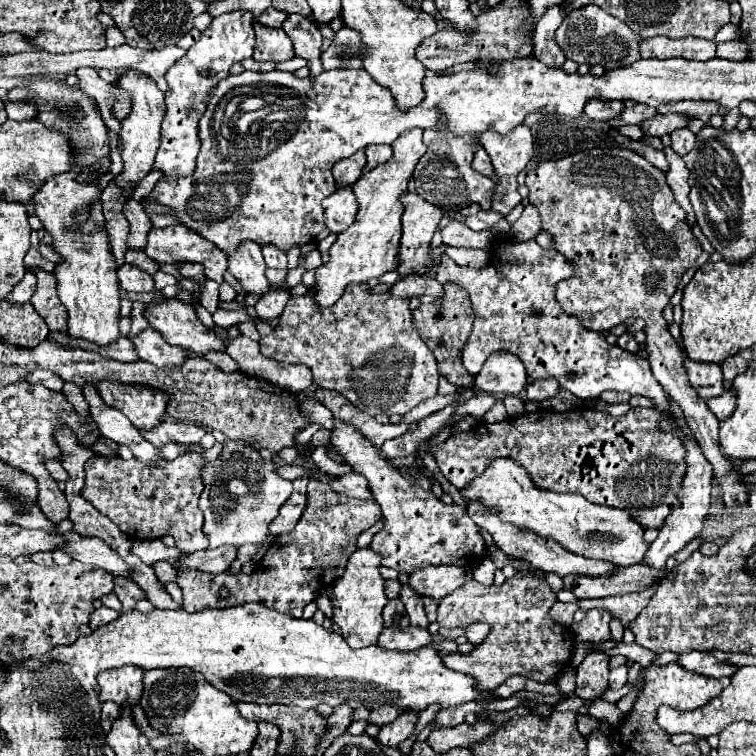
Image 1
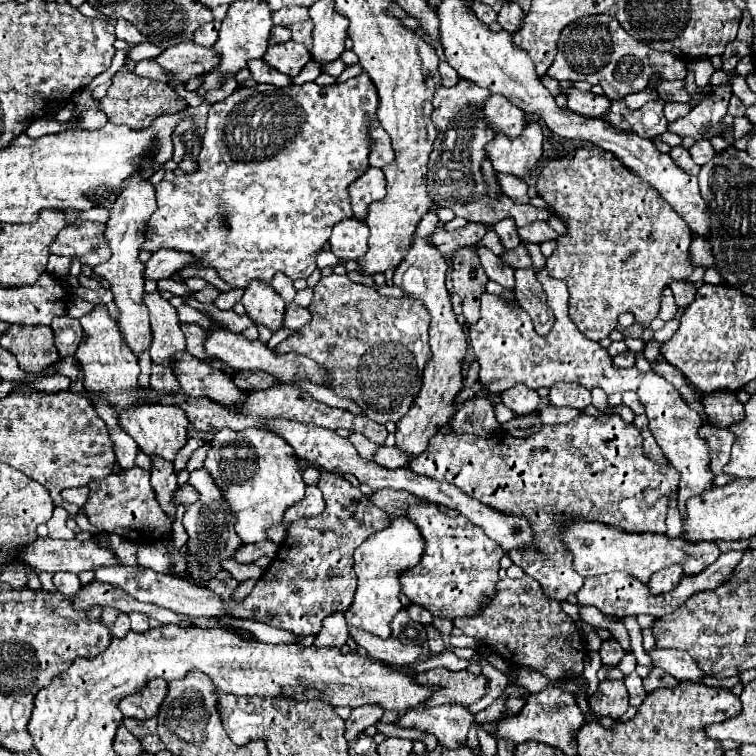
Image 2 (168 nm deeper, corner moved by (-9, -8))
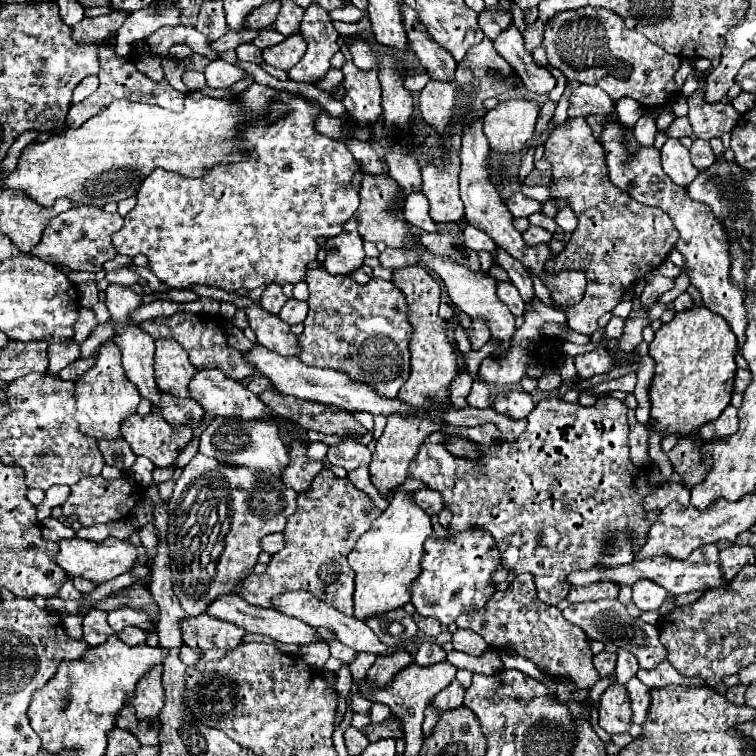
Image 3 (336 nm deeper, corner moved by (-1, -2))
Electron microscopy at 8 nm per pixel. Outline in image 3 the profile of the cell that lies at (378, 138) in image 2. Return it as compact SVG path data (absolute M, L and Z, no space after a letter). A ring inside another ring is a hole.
M351 60L345 62L345 66L341 68L343 74L345 74L345 80L343 80L343 88L345 88L345 96L343 96L343 106L347 108L347 112L359 120L359 122L375 122L381 114L381 86L379 86L379 80L377 80L377 68L373 70L359 70Z

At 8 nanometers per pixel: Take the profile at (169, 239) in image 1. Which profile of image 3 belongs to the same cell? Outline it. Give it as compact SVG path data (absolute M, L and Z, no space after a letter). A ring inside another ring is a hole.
M119 268L119 270L113 270L113 272L107 272L105 274L105 280L109 284L125 284L125 286L131 286L135 284L139 278L139 274L133 270L133 268Z

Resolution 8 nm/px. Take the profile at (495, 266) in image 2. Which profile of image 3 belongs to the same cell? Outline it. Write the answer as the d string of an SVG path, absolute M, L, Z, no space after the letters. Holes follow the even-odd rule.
M499 282L497 284L497 294L499 298L507 304L507 308L511 310L511 314L517 318L517 316L523 316L525 312L525 302L521 300L517 288L513 288L513 284L507 284L507 282Z

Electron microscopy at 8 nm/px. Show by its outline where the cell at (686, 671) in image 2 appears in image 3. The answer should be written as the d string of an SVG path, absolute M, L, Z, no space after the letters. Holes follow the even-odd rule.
M595 600L595 602L581 602L581 604L569 604L563 610L565 620L571 624L579 626L589 640L599 640L603 644L613 642L615 646L629 650L637 660L643 670L653 670L661 660L667 658L667 650L659 642L659 630L641 618L633 618L625 606L619 600Z

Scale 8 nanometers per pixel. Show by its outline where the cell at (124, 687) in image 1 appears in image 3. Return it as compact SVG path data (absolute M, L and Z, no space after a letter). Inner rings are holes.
M153 668L153 672L149 672L149 676L145 676L145 680L141 680L141 684L137 684L135 696L133 696L133 700L129 700L129 704L135 708L135 714L139 720L155 718L165 704L161 672L163 672L163 668Z

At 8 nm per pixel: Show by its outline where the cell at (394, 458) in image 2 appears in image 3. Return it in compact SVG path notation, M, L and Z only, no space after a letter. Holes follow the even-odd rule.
M343 440L335 446L329 446L327 452L327 460L333 466L341 466L347 472L359 468L359 466L369 466L371 462L371 452L367 446L363 446L361 442L355 440Z

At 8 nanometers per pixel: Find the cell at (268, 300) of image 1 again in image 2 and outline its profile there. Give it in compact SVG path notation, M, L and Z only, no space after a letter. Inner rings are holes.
M289 304L287 310L285 310L285 322L283 322L283 328L291 328L291 330L295 330L295 328L305 326L309 320L311 320L311 314L309 314L307 308Z

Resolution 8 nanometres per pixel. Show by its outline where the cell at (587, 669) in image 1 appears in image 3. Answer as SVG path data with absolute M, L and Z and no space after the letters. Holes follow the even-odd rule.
M611 684L599 702L599 726L607 734L629 732L631 726L631 704L627 688L623 684Z

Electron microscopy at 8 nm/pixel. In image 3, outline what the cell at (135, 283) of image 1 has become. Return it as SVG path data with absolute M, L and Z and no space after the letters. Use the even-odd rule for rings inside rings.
M171 338L157 340L155 346L155 378L159 390L179 398L191 398L189 380L197 368L189 362L187 352Z

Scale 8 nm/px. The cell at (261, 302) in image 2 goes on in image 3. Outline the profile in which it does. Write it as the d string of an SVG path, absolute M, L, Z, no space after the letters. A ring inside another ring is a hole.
M259 304L245 308L251 330L257 334L257 344L265 346L281 356L299 356L299 338L291 332L291 326L285 324L279 316L265 312Z

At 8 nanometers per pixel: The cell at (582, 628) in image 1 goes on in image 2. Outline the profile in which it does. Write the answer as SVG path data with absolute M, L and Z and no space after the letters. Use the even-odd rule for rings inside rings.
M609 638L609 640L603 640L599 654L601 654L603 664L617 666L619 660L623 658L623 648L621 648L621 644L619 644L615 638Z

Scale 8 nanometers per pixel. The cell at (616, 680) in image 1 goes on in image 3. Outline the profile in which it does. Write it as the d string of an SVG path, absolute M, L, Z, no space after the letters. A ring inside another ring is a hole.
M635 676L631 678L627 684L627 692L631 698L631 708L633 708L633 722L635 724L643 724L649 716L649 688Z

